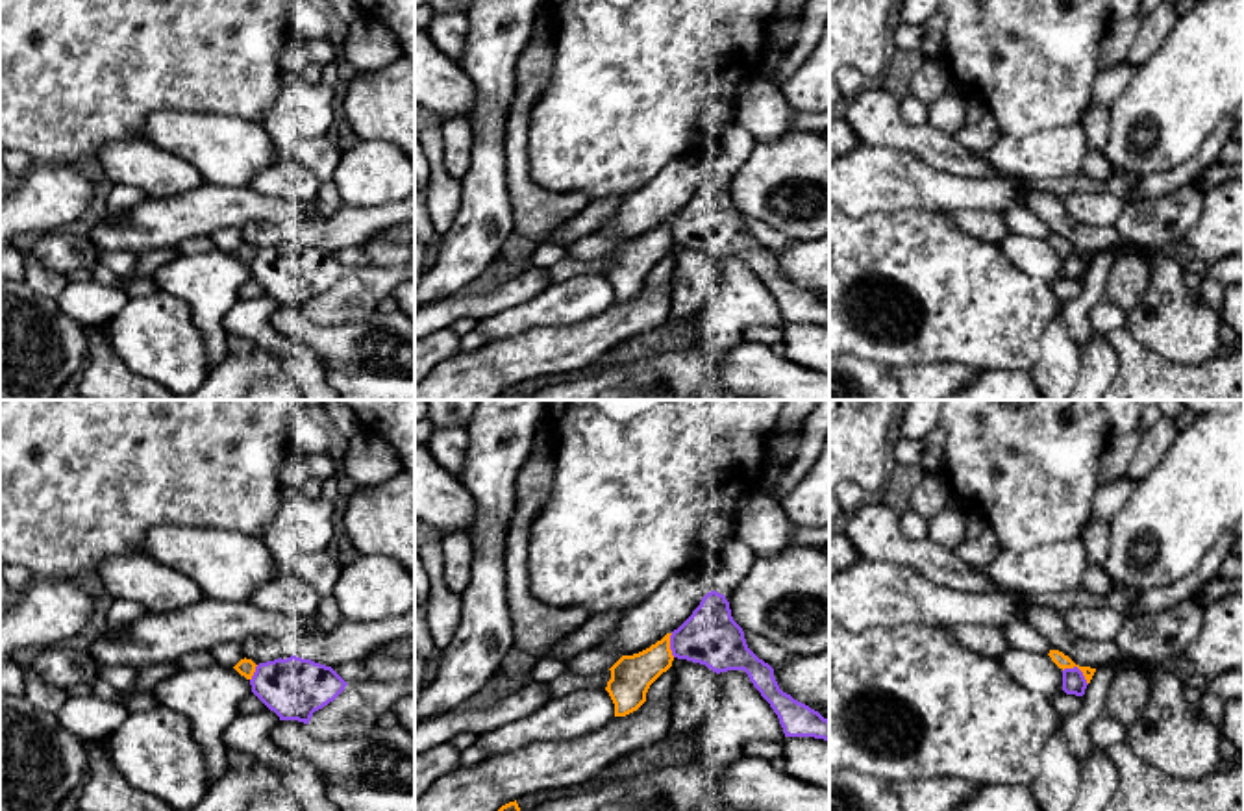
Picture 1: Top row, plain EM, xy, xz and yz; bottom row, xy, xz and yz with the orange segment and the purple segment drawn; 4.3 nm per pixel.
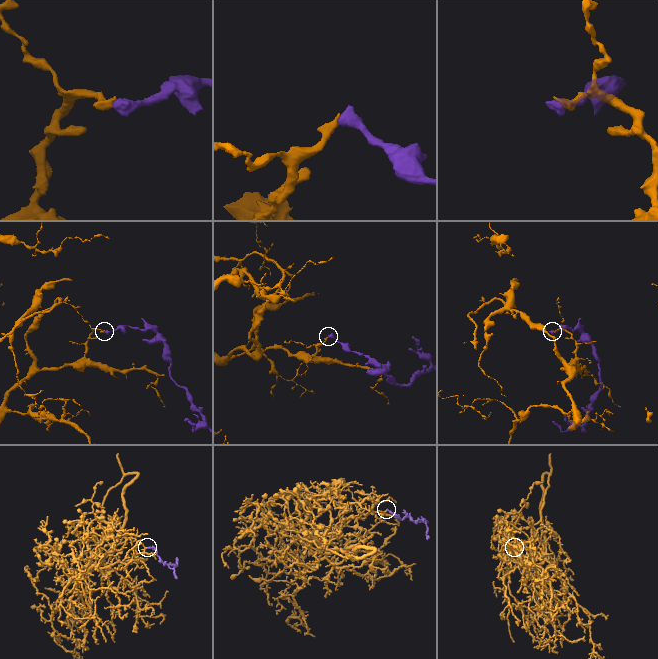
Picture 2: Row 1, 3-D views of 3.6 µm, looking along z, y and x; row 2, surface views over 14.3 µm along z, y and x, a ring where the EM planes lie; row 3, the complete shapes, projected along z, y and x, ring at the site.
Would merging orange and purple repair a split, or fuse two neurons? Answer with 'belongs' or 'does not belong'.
does not belong

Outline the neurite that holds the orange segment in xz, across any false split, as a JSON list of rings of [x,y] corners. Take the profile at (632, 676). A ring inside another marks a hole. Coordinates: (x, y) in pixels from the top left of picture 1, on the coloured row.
[[[666,633],[661,641],[639,654],[622,655],[609,668],[611,680],[605,691],[615,704],[615,717],[626,717],[637,711],[646,702],[650,685],[672,667],[670,635]]]

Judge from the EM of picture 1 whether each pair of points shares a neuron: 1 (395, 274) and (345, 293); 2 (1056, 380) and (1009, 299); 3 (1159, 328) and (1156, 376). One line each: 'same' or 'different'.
1: same
2: different
3: different

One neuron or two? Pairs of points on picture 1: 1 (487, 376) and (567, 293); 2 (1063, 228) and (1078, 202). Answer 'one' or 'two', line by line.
1: two
2: two

